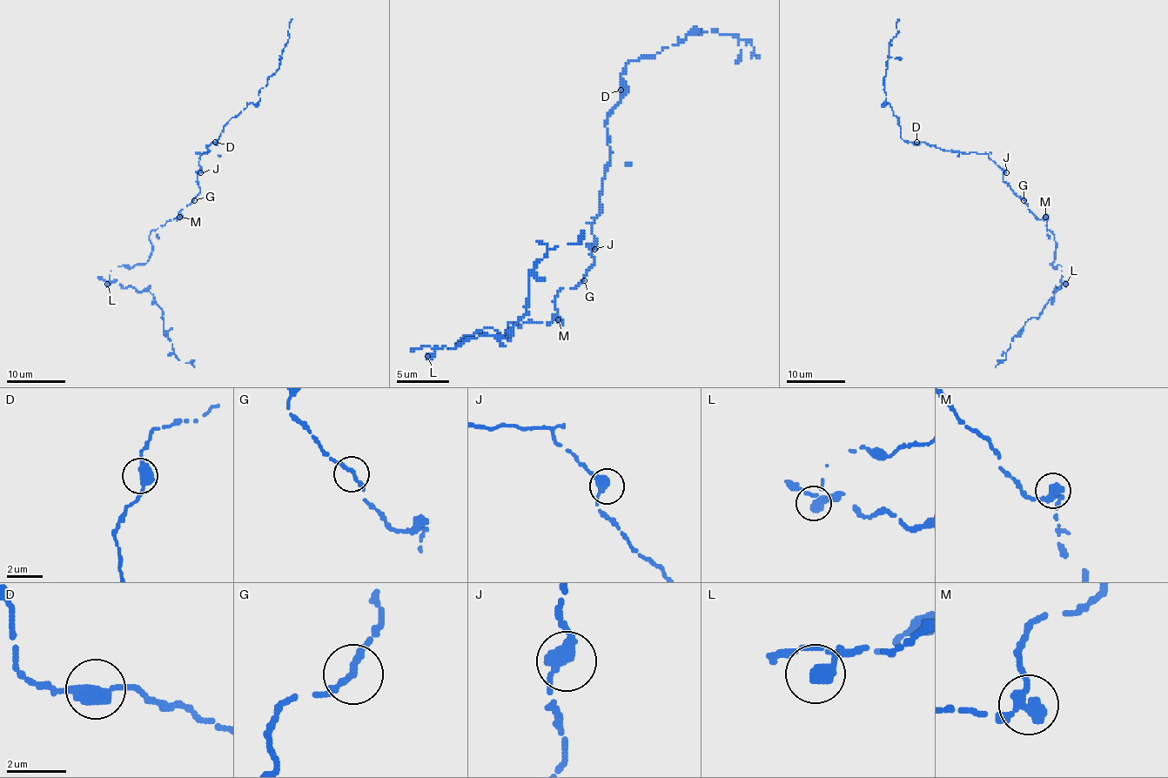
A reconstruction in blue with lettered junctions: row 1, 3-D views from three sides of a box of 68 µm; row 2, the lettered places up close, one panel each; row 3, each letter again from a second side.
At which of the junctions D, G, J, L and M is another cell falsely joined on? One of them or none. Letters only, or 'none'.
L

